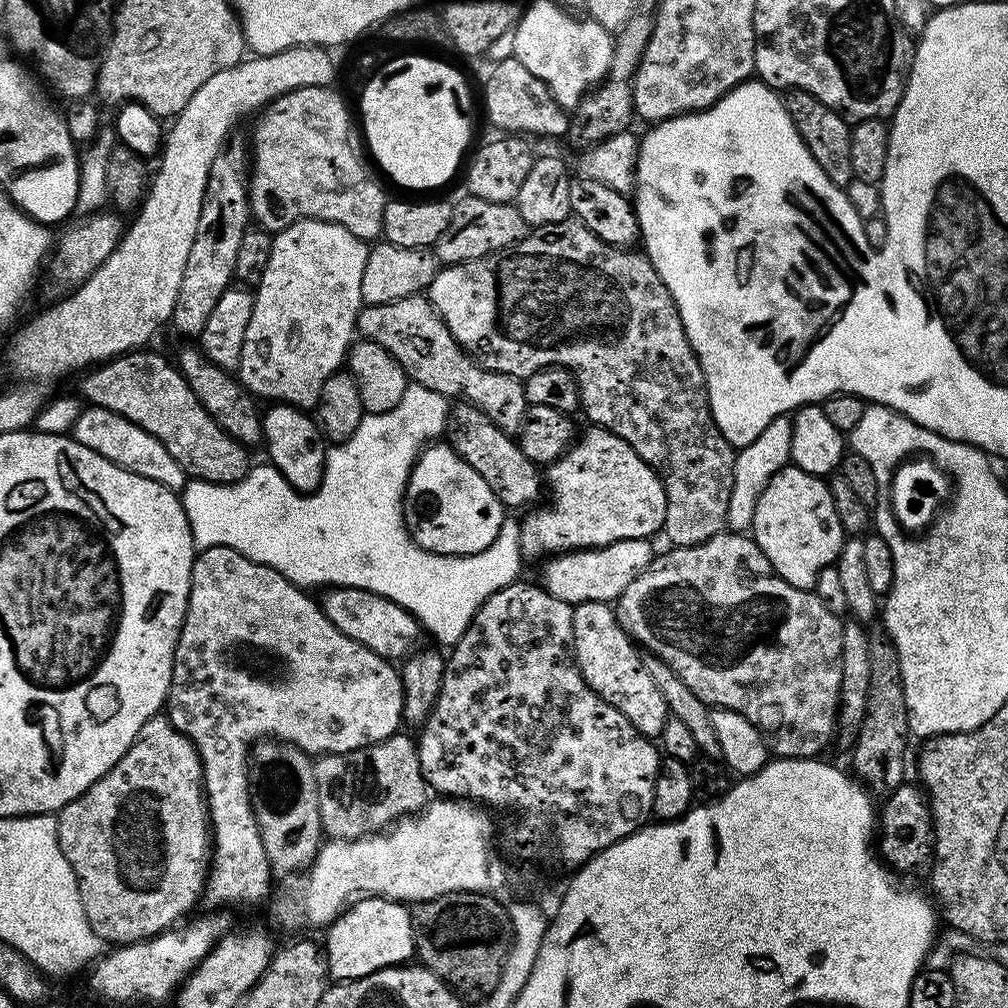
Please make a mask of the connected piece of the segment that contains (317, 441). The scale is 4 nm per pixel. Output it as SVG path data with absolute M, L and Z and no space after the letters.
M273 403L269 412L263 413L264 439L268 444L268 456L273 468L277 468L294 486L296 491L305 494L315 492L324 480L324 458L326 441L318 427L317 421L307 411L294 408L290 404Z

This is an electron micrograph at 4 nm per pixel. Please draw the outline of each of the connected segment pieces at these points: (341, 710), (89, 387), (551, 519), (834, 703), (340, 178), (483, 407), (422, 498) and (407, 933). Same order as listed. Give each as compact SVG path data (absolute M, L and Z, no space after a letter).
M226 546L205 548L196 557L192 564L192 585L184 625L178 638L178 646L174 654L172 677L168 687L166 701L166 715L168 720L183 736L190 738L190 742L198 750L202 770L204 771L204 799L208 801L208 818L210 821L210 867L206 877L206 887L202 893L203 899L208 899L209 909L216 910L219 904L260 904L264 899L271 897L274 892L272 880L274 873L270 862L266 858L266 850L262 846L260 831L256 825L256 815L252 809L252 799L248 793L248 765L250 763L250 746L266 739L282 740L301 748L313 758L333 756L343 752L353 752L371 744L382 742L387 736L397 735L402 721L400 715L404 709L404 687L400 681L400 673L389 661L383 660L378 654L366 650L354 638L346 638L330 618L326 618L323 607L311 600L305 589L297 588L295 584L278 570L265 564L254 562L238 550Z
M148 351L125 352L123 356L114 356L110 360L103 361L99 366L85 371L84 381L80 384L81 390L79 389L83 399L89 405L121 415L122 418L136 423L142 430L148 431L154 438L158 438L189 477L204 480L207 484L237 484L248 473L249 449L234 438L230 438L230 434L226 434L226 430L222 430L222 426L218 426L218 422L210 418L202 402L198 402L194 390L185 382L183 372L173 361L171 364L166 357Z
M592 426L589 429L581 440L579 437L568 451L547 465L546 488L552 491L552 504L545 508L536 506L524 512L524 520L519 521L521 557L547 557L549 554L563 554L581 548L604 548L619 540L652 538L655 532L657 535L663 529L666 494L656 471L622 438L604 428Z
M725 530L718 533L701 544L686 546L685 548L667 549L665 556L657 555L649 564L648 569L615 601L614 611L620 620L620 627L632 637L633 641L645 653L657 656L698 694L698 698L713 709L725 708L742 714L755 728L759 728L760 735L764 737L764 743L768 745L769 753L776 758L787 758L790 760L803 760L805 758L816 758L829 743L833 743L833 733L836 732L836 709L840 707L840 687L842 686L842 630L844 624L841 617L830 614L826 606L817 598L815 591L806 588L795 588L790 586L770 566L766 554L756 545L751 535Z
M310 86L287 92L255 117L256 166L254 162L248 206L251 219L269 234L280 233L305 218L341 224L367 242L375 241L384 231L385 189L370 176L352 137L357 128L343 118L345 97L334 89Z
M417 294L398 298L394 302L385 304L370 304L361 307L356 315L356 332L365 340L373 340L378 346L382 346L402 366L402 370L413 384L426 386L426 390L434 390L438 394L449 398L459 398L482 412L498 428L509 434L519 433L524 425L524 415L530 407L526 398L524 381L519 375L511 376L508 370L495 370L479 368L473 357L455 340L454 334L446 326L446 322L440 317L436 307L428 301L427 295Z
M433 443L416 457L416 465L412 467L404 491L404 525L417 546L443 556L473 556L486 550L486 546L498 538L498 530L505 519L506 508L483 481L482 475L467 465L447 443Z
M364 896L348 907L327 925L328 937L322 940L328 961L328 975L343 982L374 974L379 968L390 968L409 959L412 942L412 914L403 903L386 900L383 896Z

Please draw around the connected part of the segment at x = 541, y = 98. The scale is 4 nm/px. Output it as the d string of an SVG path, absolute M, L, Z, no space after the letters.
M507 56L491 65L492 73L484 84L484 112L494 127L504 134L527 134L529 137L557 137L568 135L569 113L550 94L550 90L522 62Z

